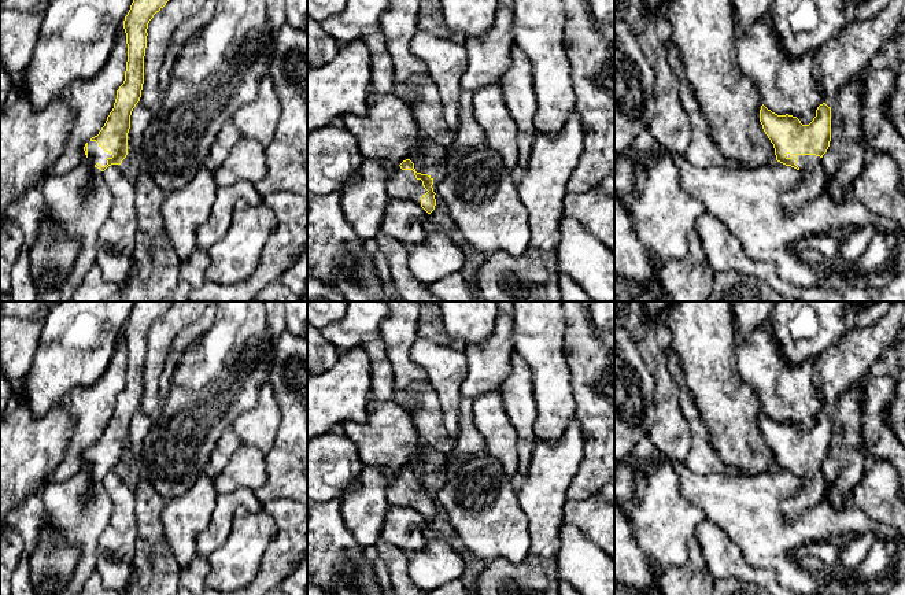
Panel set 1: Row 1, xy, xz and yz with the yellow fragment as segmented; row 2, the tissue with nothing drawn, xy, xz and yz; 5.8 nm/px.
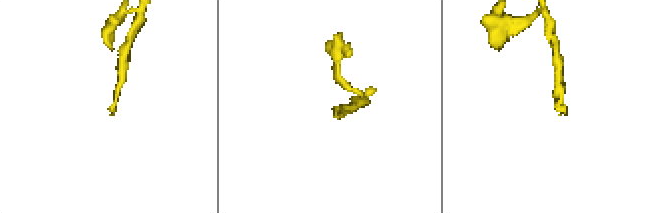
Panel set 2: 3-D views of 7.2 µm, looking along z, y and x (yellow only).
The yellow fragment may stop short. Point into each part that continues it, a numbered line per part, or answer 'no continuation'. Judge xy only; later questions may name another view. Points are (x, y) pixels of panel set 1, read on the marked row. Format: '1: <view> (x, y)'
1: xy (80, 202)

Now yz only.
1: yz (813, 181)

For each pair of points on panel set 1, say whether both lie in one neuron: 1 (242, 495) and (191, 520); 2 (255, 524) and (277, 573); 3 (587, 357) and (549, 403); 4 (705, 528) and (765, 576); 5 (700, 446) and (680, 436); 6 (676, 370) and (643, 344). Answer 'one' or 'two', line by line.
1: two
2: two
3: two
4: one
5: two
6: two

